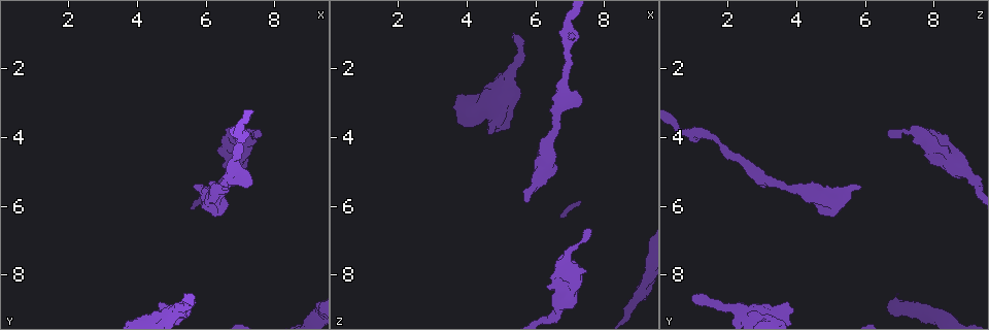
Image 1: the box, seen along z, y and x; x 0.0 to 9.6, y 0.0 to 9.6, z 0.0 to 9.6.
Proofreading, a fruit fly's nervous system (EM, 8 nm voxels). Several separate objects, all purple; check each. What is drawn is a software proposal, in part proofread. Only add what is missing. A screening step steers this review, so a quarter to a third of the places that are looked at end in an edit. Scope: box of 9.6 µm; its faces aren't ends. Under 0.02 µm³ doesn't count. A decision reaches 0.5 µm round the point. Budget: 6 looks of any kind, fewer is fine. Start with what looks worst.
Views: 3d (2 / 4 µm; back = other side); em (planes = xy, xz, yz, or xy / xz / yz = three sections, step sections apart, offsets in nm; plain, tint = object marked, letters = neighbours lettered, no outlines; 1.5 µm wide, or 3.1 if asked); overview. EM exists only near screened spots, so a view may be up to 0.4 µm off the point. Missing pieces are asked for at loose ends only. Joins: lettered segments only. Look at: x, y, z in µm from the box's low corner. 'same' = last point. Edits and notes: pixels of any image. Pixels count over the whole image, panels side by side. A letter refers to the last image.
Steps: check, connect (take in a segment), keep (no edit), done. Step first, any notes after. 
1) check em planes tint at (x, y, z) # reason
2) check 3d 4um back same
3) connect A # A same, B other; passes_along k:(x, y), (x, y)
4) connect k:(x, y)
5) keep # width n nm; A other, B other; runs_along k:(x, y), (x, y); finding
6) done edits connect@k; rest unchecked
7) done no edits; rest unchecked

check 3d 4um at (5.35, 8.65, 1.00)

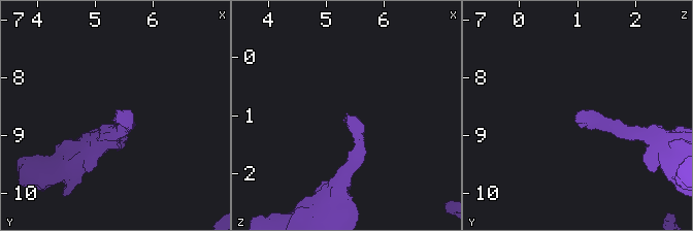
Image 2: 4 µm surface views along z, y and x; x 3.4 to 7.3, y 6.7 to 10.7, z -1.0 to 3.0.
check em xz step 4 letters at (5.35, 8.65, 1.00) # need the tissue

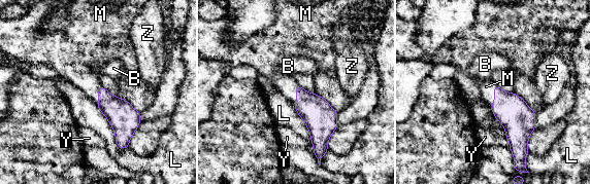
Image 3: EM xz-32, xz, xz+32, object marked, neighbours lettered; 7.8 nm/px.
connect M # width 170 nm; B other, L other, M same, Y other, Z other; passes_along 3:(511, 110), (494, 99), (486, 86); it goes on there

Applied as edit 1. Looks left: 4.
check overview

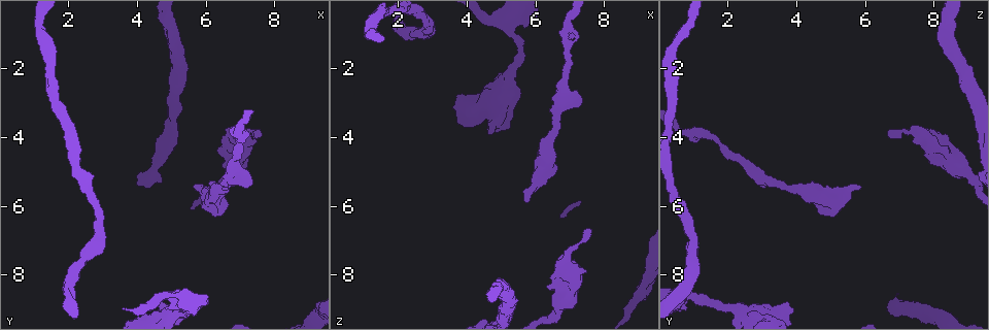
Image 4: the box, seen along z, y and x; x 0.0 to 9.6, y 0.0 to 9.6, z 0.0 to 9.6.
check 3d 4um at (4.75, 8.85, 3.75) # thick end

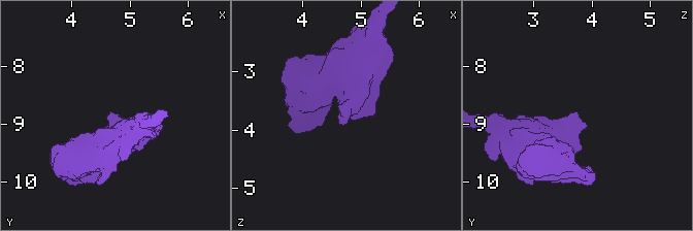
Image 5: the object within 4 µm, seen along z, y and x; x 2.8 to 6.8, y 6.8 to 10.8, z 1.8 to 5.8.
check em yz step 8 letters at (4.70, 8.85, 3.75)

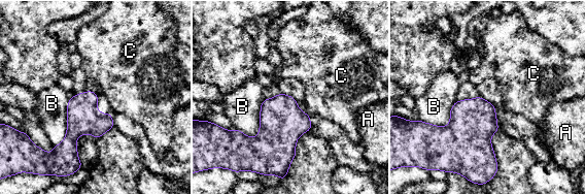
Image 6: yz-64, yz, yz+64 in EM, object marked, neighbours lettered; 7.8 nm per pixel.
check em planes letters same # another direction

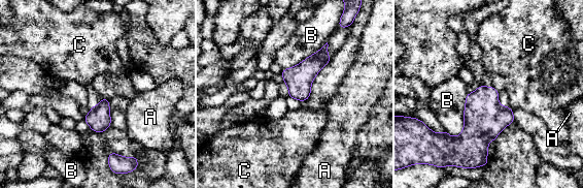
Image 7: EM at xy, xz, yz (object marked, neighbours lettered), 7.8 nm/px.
keep # longest_contact B 360 nm; A other, B other, C other; border 7:(507, 106), (512, 111); none of them fits

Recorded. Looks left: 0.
done edits connect@3; rest unchecked

